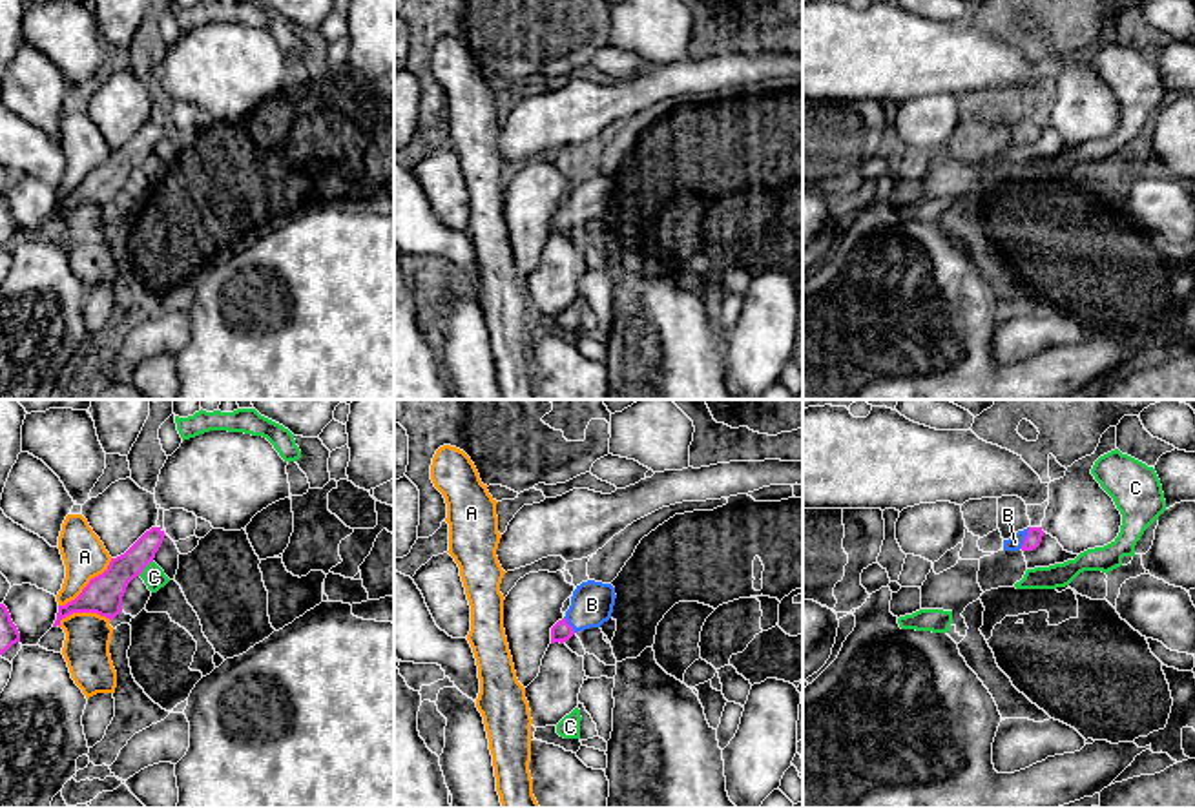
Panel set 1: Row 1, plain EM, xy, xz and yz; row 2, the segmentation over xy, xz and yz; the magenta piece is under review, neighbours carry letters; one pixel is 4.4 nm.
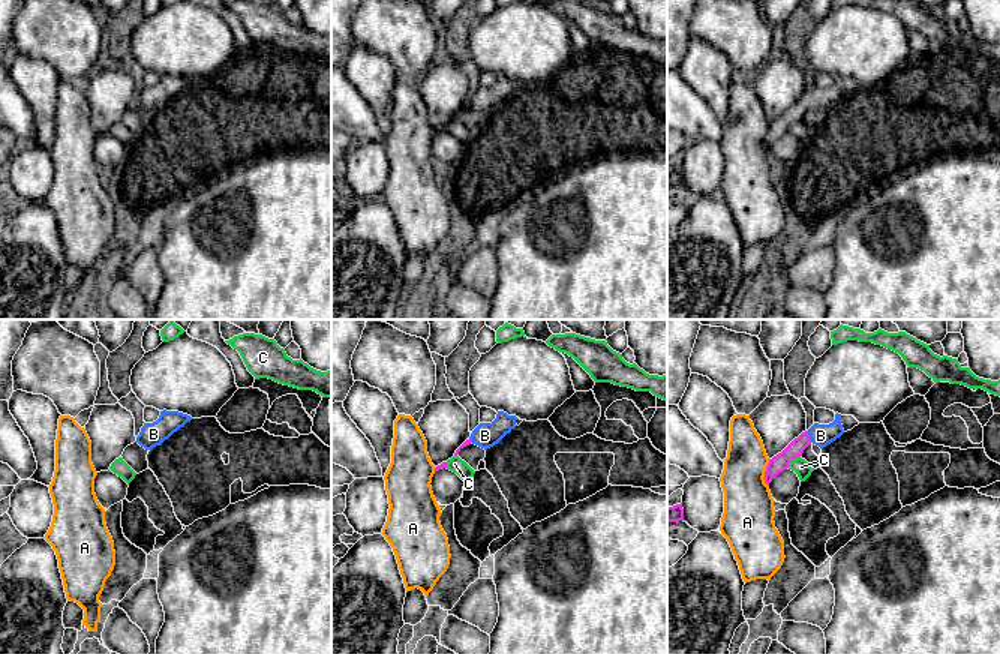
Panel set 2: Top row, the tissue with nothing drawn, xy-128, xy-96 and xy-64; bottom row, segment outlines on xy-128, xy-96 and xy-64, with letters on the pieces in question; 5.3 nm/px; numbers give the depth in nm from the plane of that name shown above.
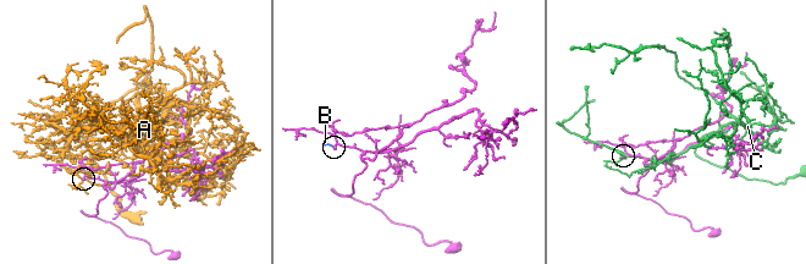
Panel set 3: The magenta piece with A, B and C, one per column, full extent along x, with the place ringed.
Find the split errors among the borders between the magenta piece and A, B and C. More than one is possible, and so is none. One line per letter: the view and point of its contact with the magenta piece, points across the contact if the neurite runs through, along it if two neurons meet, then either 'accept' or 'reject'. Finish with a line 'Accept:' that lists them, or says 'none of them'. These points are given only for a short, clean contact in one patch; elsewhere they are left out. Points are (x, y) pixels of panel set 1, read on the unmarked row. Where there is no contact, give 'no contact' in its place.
A: xy (88, 176) | along xy (112, 150), (73, 190), (59, 197) | reject
B: yz (1026, 130) | across yz (1033, 130), (1026, 130), (1015, 134) | accept
C: xy (145, 157) | along xy (152, 152), (137, 166) | reject
Accept: B

